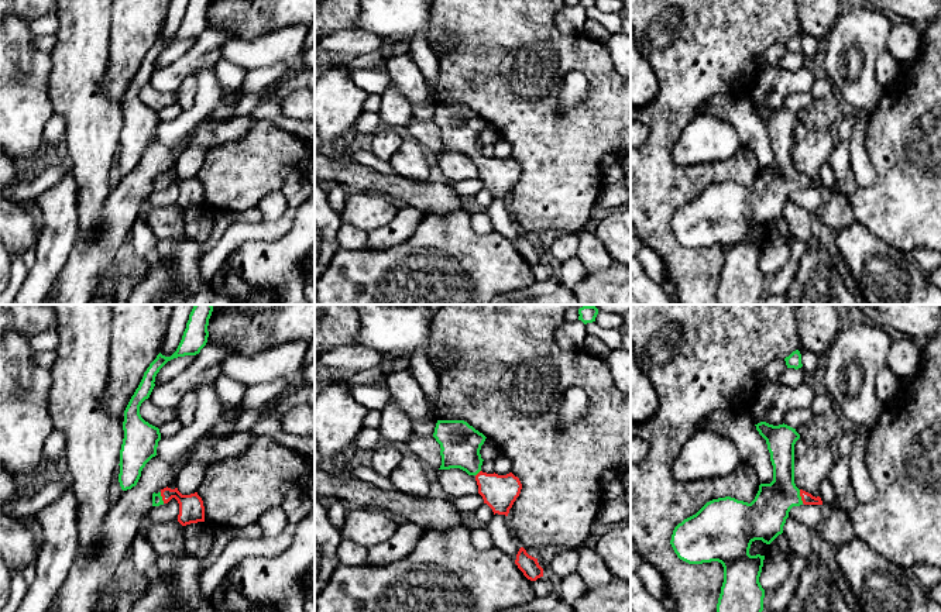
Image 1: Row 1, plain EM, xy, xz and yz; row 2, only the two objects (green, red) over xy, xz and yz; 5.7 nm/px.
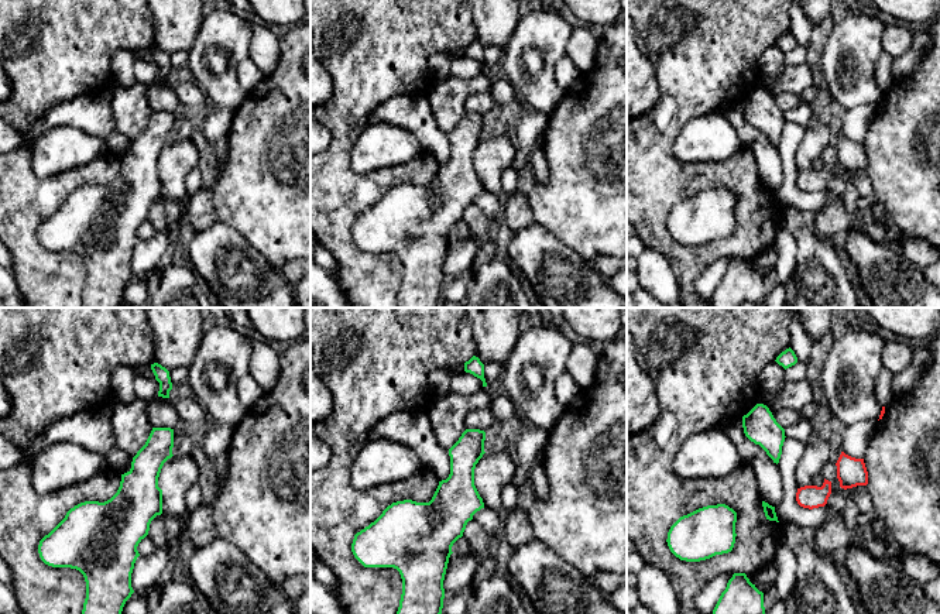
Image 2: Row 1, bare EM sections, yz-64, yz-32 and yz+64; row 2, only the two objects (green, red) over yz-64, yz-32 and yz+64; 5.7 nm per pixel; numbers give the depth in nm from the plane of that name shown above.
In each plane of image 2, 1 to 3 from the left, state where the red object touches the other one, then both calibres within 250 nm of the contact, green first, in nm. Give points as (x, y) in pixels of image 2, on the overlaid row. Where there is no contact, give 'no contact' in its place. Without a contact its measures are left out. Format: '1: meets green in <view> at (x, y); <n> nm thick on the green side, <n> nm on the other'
1: no contact
2: no contact
3: no contact

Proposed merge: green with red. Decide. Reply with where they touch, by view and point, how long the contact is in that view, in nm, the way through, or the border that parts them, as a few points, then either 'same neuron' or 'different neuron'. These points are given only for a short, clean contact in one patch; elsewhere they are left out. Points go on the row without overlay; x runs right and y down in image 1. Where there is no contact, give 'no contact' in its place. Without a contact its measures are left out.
yz (800, 181) | 80 nm | across yz (763, 202), (785, 181), (800, 181), (807, 182) | same neuron

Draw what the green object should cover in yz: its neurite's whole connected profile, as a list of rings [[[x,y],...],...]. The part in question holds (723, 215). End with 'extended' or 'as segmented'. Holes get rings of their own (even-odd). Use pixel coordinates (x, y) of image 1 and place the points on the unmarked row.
[[[766,106],[755,110],[770,137],[773,165],[760,168],[751,188],[731,180],[707,186],[674,212],[670,224],[677,241],[688,248],[722,248],[720,305],[759,305],[765,282],[759,261],[765,240],[751,240],[751,228],[755,224],[770,228],[782,219],[793,190],[822,189],[820,180],[794,168],[794,128],[800,123],[796,113]]] | extended

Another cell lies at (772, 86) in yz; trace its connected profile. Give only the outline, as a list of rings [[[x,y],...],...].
[[[808,65],[799,71],[766,68],[759,73],[753,87],[748,92],[755,109],[766,106],[773,110],[783,109],[784,99],[790,93],[810,92],[815,82],[815,75]]]

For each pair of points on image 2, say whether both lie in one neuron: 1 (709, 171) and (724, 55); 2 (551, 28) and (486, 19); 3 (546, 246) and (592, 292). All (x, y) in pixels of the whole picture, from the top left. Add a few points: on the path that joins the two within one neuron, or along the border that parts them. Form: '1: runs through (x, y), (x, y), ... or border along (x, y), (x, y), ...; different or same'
1: runs through (673, 164), (665, 155), (665, 120), (689, 91); same
2: border along (521, 16), (504, 50); different
3: runs through (556, 257), (580, 281); same

